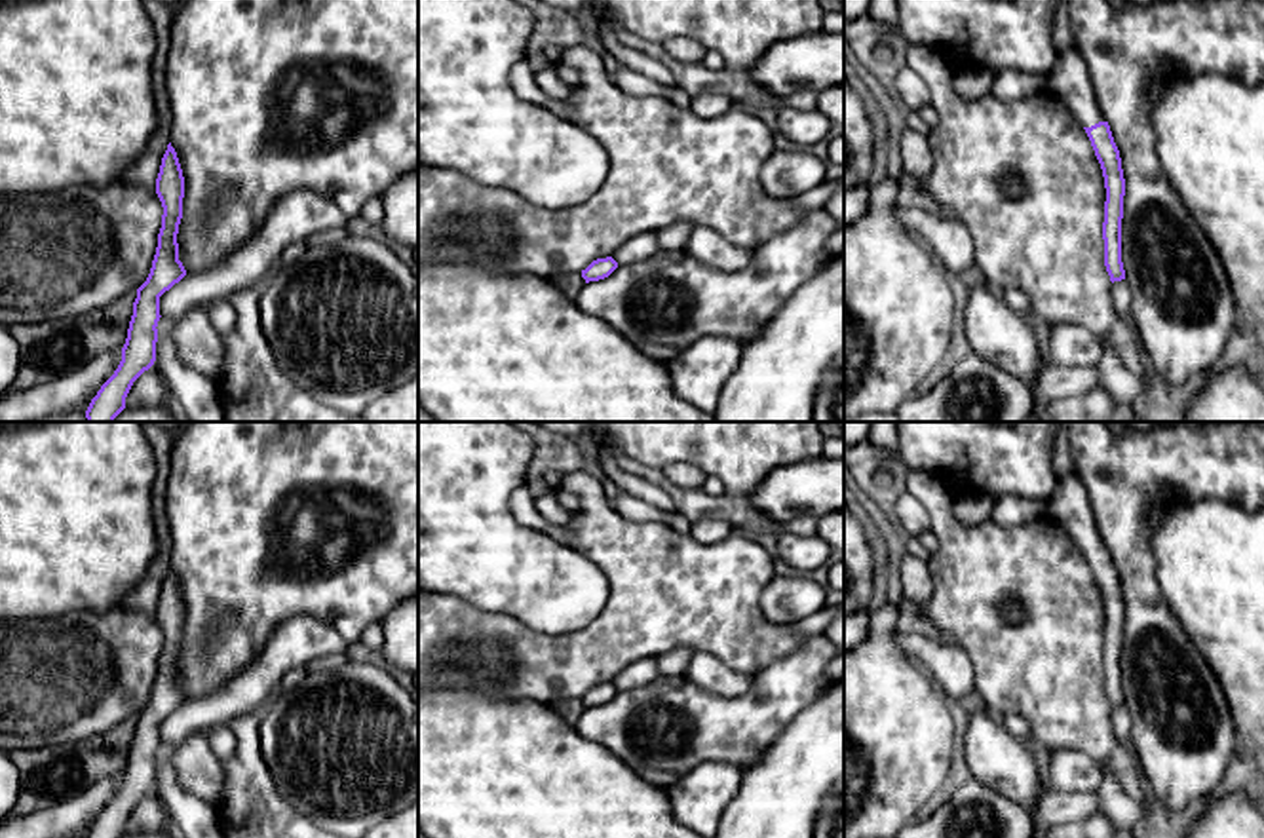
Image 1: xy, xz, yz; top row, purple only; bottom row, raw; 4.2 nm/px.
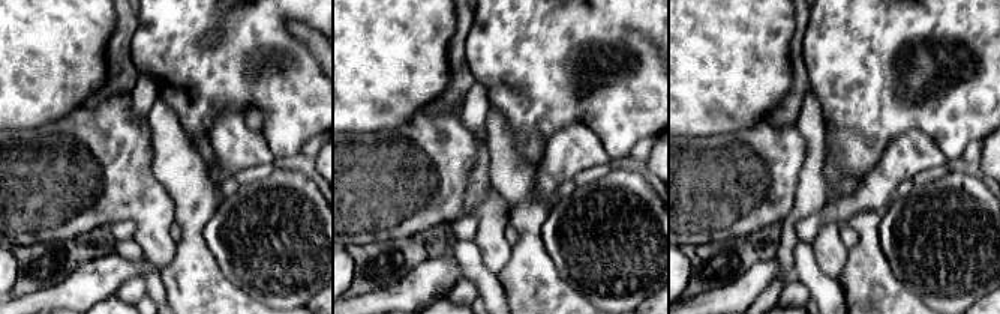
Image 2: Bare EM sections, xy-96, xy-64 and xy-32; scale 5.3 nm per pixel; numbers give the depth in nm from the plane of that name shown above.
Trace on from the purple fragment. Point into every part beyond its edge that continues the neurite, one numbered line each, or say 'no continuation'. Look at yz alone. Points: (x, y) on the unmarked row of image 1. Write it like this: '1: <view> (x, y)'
1: yz (1071, 506)

